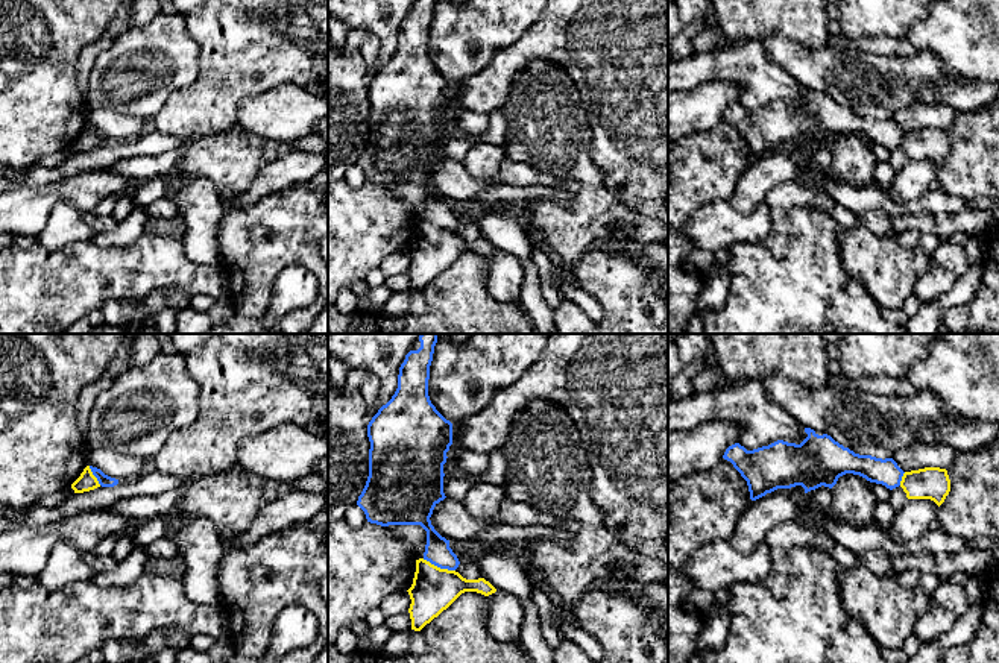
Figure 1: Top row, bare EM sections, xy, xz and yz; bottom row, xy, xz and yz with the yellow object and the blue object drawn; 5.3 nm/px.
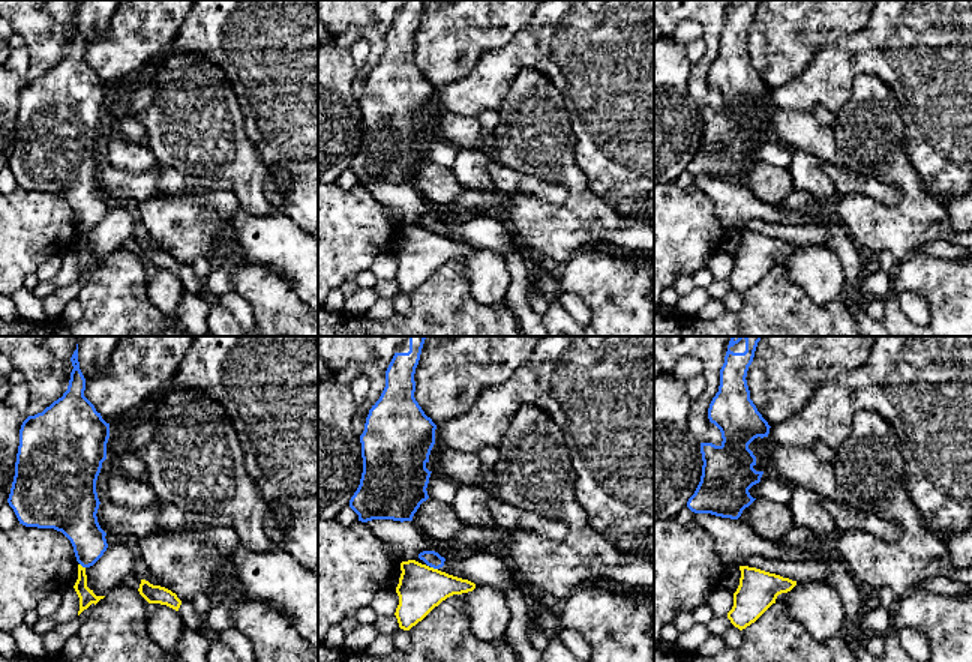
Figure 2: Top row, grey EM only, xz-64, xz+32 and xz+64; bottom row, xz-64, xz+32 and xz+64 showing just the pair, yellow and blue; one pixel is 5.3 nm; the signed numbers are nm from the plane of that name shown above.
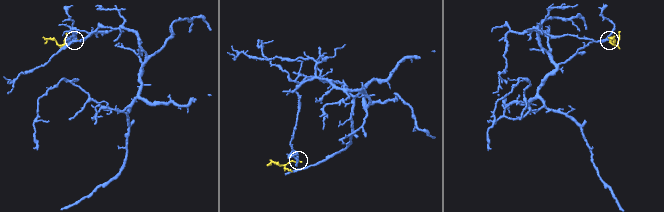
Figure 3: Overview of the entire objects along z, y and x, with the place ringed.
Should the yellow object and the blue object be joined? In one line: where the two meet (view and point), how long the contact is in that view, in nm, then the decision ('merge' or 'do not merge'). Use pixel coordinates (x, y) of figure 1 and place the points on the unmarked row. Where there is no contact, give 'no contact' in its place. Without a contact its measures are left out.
xz (439, 228) | 190 nm | do not merge

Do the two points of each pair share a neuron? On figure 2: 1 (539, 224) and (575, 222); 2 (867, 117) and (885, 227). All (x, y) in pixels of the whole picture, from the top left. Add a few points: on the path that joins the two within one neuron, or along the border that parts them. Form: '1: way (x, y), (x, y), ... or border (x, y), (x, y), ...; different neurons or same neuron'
1: way (548, 224), (566, 224); same neuron
2: way (876, 144), (908, 179), (909, 200); same neuron

